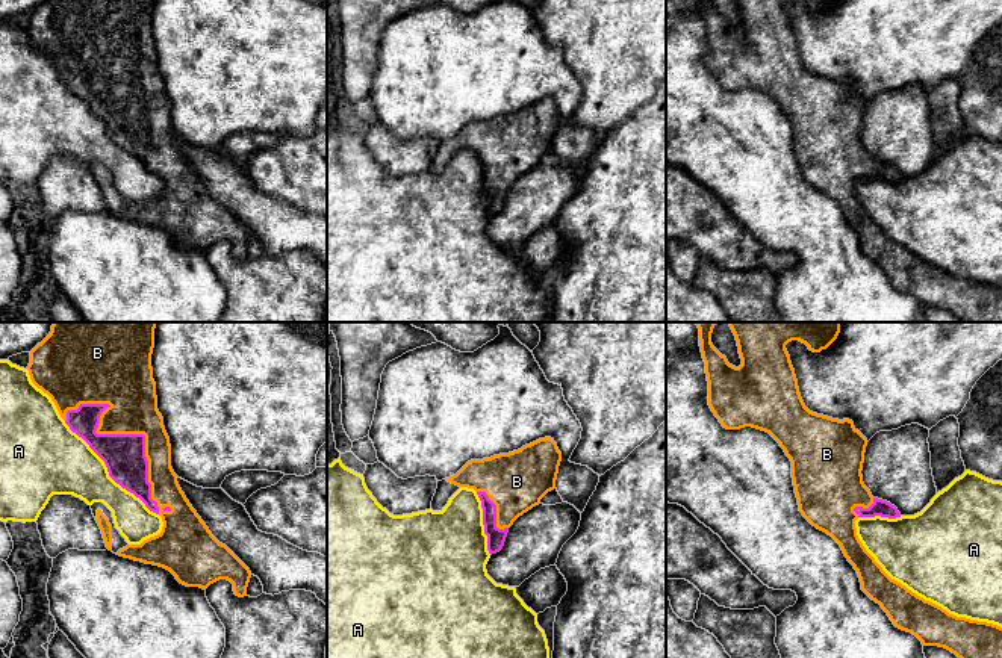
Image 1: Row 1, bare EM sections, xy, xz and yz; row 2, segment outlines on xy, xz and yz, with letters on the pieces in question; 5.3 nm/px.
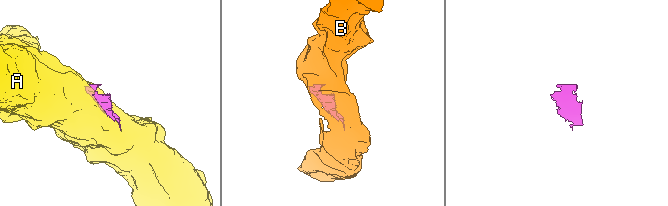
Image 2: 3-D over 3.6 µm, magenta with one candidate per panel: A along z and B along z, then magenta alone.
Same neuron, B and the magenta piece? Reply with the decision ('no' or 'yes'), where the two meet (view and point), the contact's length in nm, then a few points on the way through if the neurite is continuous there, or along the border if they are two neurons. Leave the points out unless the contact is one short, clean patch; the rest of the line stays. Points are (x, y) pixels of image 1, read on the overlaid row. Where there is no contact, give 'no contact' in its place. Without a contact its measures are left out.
yes; meets magenta in xy at (127, 434); contact 750 nm long

